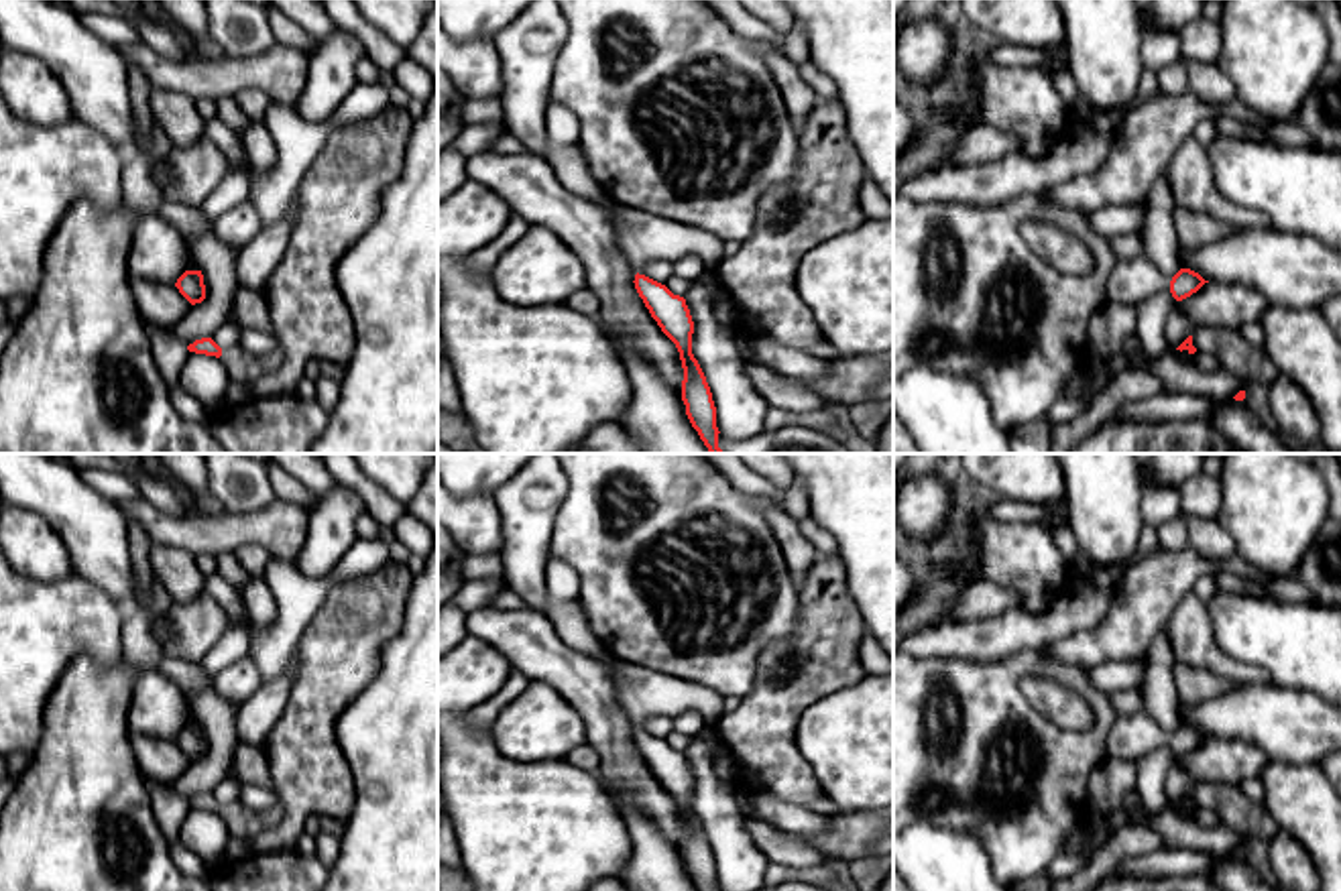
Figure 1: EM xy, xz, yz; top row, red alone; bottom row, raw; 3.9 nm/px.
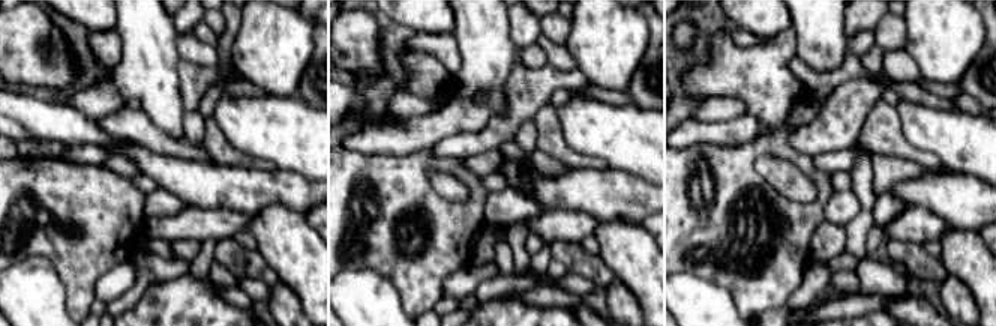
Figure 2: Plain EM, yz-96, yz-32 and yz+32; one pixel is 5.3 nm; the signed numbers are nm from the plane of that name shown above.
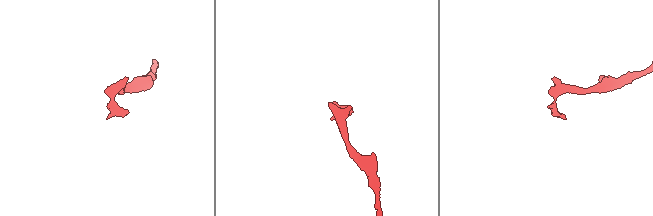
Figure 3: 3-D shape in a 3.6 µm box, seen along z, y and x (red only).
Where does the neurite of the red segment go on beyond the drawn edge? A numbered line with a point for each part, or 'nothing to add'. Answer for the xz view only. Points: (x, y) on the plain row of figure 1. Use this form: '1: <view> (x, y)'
1: xz (528, 503)

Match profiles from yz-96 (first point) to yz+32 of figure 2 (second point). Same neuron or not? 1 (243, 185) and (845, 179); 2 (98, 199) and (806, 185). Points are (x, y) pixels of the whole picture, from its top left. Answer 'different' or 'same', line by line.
1: different
2: different

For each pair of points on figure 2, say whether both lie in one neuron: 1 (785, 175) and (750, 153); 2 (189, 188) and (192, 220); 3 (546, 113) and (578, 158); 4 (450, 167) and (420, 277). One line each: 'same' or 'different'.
1: different
2: different
3: same
4: same

